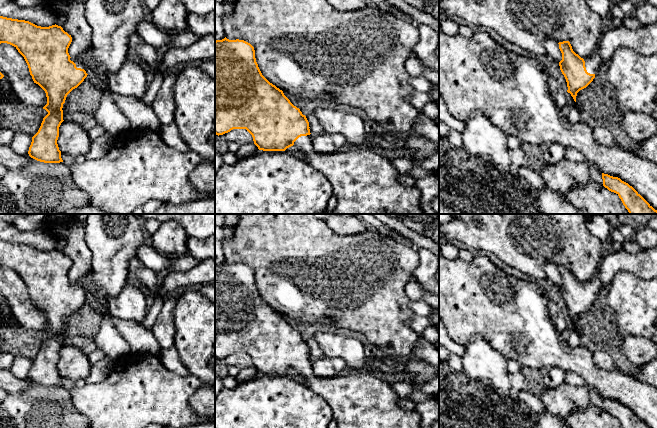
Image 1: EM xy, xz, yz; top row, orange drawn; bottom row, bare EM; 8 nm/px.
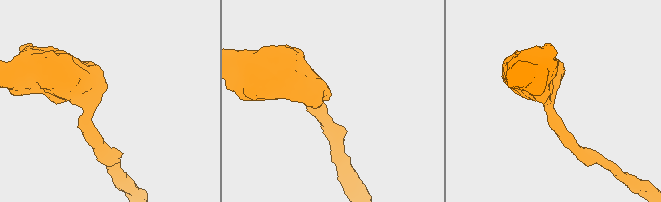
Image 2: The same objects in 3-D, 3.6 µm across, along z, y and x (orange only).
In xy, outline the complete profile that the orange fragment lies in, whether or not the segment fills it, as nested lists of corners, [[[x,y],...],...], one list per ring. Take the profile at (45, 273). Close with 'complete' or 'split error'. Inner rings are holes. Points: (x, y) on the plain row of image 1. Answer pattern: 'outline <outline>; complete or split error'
outline [[[0,240],[0,268],[7,267],[14,270],[24,281],[34,307],[38,308],[46,317],[47,328],[43,331],[48,338],[43,342],[38,356],[32,361],[28,378],[31,382],[44,387],[60,387],[61,375],[57,364],[59,351],[63,344],[63,328],[67,319],[77,312],[89,298],[88,283],[72,283],[68,272],[72,261],[61,250],[37,250],[29,245]]]; split error

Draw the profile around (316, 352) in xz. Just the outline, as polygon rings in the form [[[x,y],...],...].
[[[310,338],[306,340],[306,342],[309,346],[309,353],[312,360],[324,357],[323,350],[320,348],[320,346],[314,338]]]

